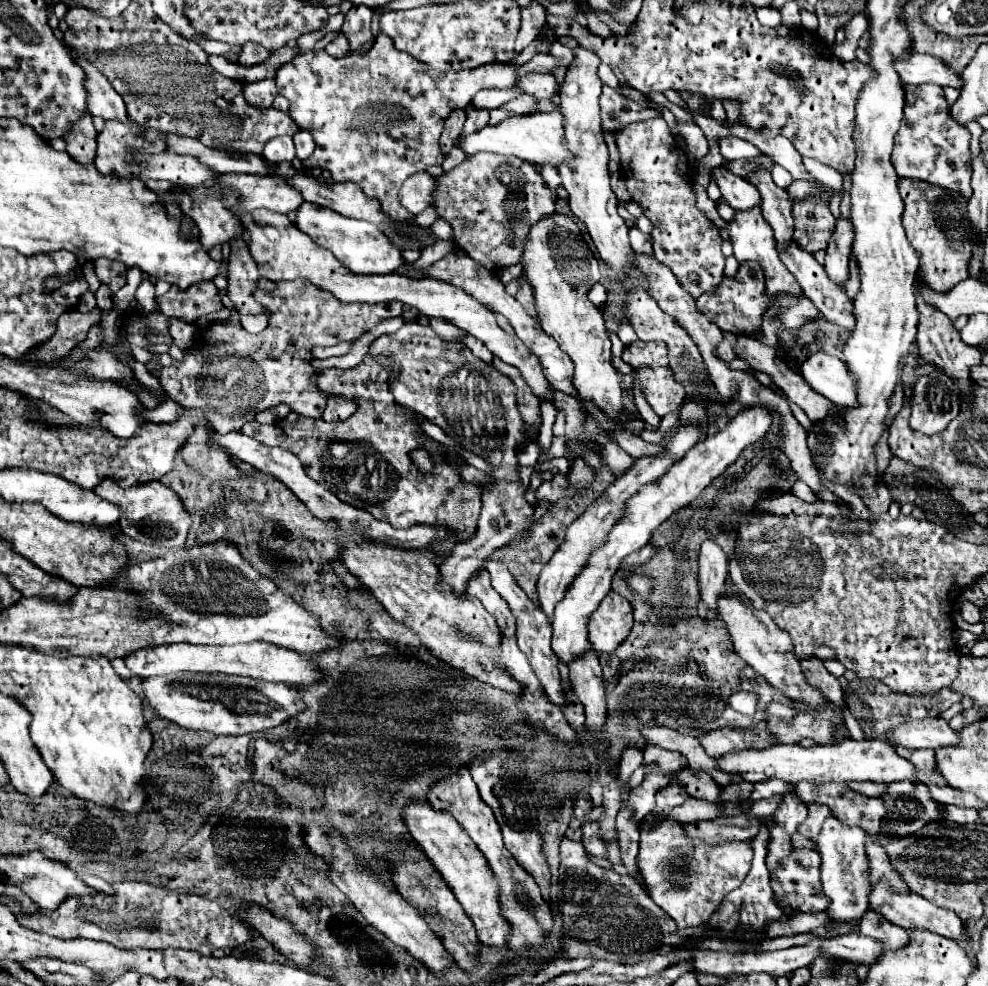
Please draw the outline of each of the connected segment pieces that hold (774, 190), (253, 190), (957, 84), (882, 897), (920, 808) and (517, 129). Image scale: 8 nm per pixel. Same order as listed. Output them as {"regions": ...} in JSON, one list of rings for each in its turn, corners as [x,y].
{"regions":[[[[756,166],[754,172],[744,174],[744,178],[760,192],[762,196],[762,214],[764,218],[770,222],[770,226],[774,228],[774,236],[778,242],[778,252],[786,250],[786,242],[790,240],[792,232],[794,232],[794,220],[790,214],[790,206],[794,204],[790,194],[782,188],[778,188],[772,182],[772,176],[766,168]]],[[[222,174],[220,182],[240,192],[238,206],[246,206],[246,210],[268,208],[288,214],[304,202],[302,194],[278,174]]],[[[912,54],[906,62],[898,62],[898,74],[904,84],[926,84],[934,82],[938,86],[952,86],[956,90],[962,88],[960,76],[946,66],[940,58],[928,54]]],[[[874,886],[872,894],[870,894],[870,908],[878,914],[882,914],[886,920],[890,920],[892,924],[912,930],[912,928],[926,928],[930,932],[936,932],[944,938],[956,940],[956,942],[964,942],[964,944],[972,944],[970,936],[966,934],[966,926],[964,922],[946,908],[938,908],[936,904],[928,902],[926,898],[918,896],[918,894],[890,894],[890,890],[886,890],[886,886]]],[[[920,780],[894,782],[894,784],[890,784],[886,788],[886,792],[880,798],[888,806],[888,812],[882,818],[884,824],[880,826],[880,834],[898,836],[898,838],[912,836],[912,834],[918,834],[926,824],[930,824],[930,822],[942,822],[944,820],[944,806],[930,796],[928,786],[922,784]]],[[[532,112],[532,114],[504,118],[496,126],[488,124],[474,134],[460,134],[454,144],[462,148],[466,154],[494,152],[502,156],[518,156],[532,164],[548,162],[552,166],[558,166],[570,158],[570,152],[566,150],[566,144],[562,142],[562,114],[560,112]]]]}

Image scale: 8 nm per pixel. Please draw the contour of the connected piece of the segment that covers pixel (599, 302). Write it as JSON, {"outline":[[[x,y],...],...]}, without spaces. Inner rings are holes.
{"outline":[[[594,284],[590,290],[590,302],[598,308],[602,308],[606,304],[606,288],[602,284]]]}

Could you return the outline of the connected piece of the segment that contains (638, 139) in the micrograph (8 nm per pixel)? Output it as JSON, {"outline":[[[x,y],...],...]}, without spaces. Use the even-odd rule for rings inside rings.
{"outline":[[[652,118],[646,122],[636,122],[626,126],[624,130],[620,130],[616,134],[616,144],[620,150],[620,158],[622,158],[622,176],[626,180],[626,186],[632,194],[632,200],[636,204],[640,204],[640,208],[644,210],[644,214],[650,218],[654,230],[652,230],[652,246],[654,246],[654,258],[662,264],[666,264],[674,276],[678,278],[678,282],[682,284],[682,288],[692,294],[694,298],[698,298],[704,292],[716,290],[718,282],[724,276],[724,254],[722,254],[722,238],[718,234],[718,228],[696,208],[696,196],[692,190],[692,180],[688,178],[688,174],[680,174],[676,168],[678,156],[672,148],[672,132],[666,124],[664,118]]]}

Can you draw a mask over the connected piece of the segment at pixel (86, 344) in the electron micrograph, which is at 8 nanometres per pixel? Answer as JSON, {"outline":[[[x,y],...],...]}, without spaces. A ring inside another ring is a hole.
{"outline":[[[92,326],[92,330],[88,332],[86,340],[80,344],[80,348],[96,348],[96,346],[104,346],[102,338],[100,338],[100,326]]]}

